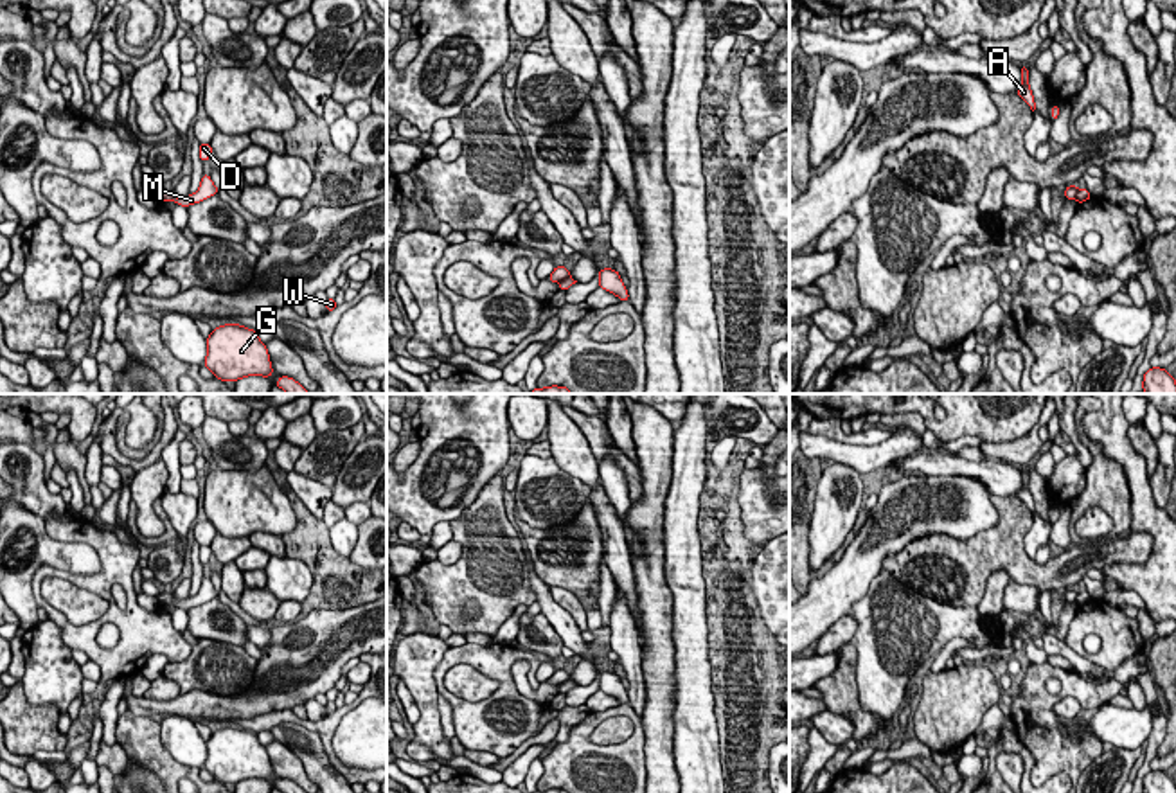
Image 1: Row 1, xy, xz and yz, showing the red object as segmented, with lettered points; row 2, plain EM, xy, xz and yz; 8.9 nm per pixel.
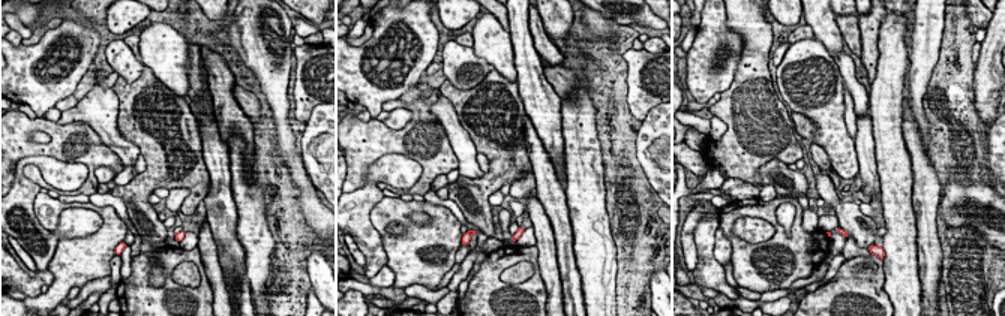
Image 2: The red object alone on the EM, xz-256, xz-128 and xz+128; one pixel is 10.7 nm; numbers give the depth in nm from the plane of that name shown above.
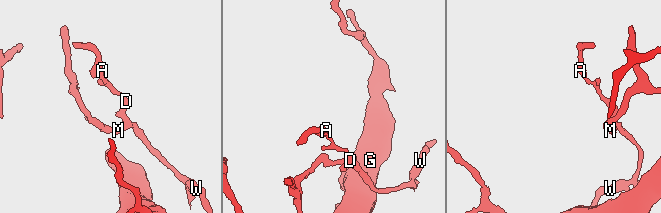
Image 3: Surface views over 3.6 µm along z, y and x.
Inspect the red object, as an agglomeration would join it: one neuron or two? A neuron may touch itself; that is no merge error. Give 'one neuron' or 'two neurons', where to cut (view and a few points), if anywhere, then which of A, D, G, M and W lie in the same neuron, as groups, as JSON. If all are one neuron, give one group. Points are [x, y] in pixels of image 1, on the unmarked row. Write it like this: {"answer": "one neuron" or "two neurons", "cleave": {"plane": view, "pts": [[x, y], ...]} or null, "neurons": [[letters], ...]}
{"answer": "two neurons", "cleave": {"plane": "xy", "pts": [[162, 592], [157, 597]]}, "neurons": [["A", "D", "M", "W"], ["G"]]}

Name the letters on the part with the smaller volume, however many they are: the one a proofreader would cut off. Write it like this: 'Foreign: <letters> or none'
Foreign: A, D, M, W

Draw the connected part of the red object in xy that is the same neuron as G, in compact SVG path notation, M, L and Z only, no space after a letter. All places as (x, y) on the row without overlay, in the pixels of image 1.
M232 725L212 732L203 768L225 786L236 786L246 779L268 780L273 777L270 757L257 734Z

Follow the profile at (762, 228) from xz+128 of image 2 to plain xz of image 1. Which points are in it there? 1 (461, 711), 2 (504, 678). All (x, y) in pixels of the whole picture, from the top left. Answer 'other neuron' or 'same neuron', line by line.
1: other neuron
2: other neuron

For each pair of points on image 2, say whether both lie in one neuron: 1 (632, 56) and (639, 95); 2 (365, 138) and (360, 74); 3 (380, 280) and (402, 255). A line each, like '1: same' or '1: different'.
1: same
2: different
3: different

